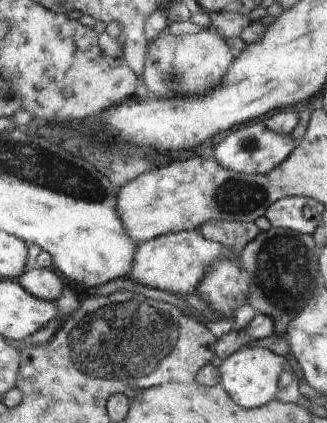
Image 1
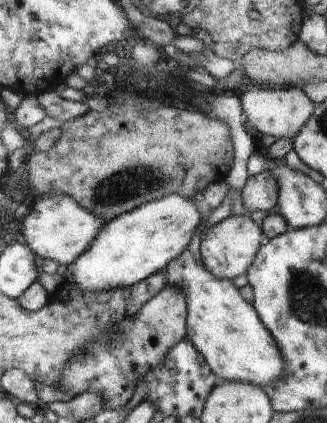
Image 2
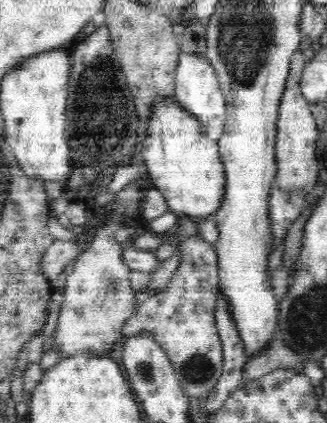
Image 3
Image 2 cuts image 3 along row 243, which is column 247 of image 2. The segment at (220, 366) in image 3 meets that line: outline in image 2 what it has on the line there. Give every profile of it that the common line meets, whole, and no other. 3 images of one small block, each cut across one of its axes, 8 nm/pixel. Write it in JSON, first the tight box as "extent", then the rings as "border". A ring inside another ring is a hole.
{"extent":[243,172,281,212],"border":[[[261,172],[257,176],[251,176],[243,198],[247,202],[247,208],[255,210],[255,212],[273,212],[279,206],[281,200],[281,182],[273,172]]]}

